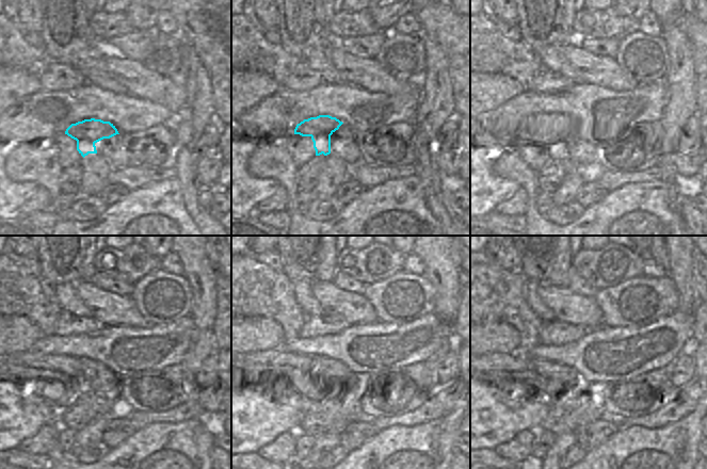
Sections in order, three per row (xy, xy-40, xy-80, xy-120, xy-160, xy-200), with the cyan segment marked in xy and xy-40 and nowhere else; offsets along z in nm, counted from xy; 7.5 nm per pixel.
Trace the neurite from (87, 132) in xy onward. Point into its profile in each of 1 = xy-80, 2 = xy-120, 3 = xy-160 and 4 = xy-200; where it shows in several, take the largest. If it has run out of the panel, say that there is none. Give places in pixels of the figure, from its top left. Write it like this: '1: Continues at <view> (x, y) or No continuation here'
1: Continues at xy-80 (551, 129)
2: Continues at xy-120 (67, 365)
3: Continues at xy-160 (272, 359)
4: Continues at xy-200 (511, 362).

